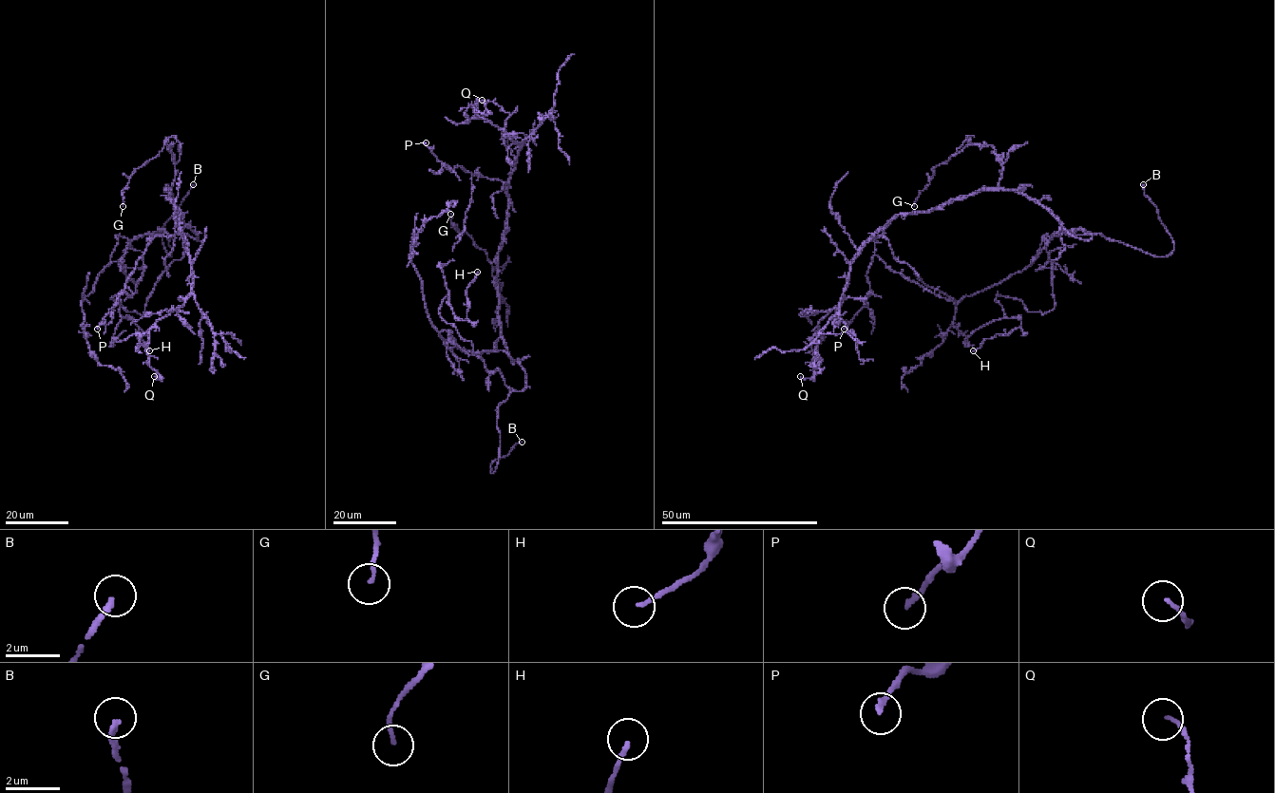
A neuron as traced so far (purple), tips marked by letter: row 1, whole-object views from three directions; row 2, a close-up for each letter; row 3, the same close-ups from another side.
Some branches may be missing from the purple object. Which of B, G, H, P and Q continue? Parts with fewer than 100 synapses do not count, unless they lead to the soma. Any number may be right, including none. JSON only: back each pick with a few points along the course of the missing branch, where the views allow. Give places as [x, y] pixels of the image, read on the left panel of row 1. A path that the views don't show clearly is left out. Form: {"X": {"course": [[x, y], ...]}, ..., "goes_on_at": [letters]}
{"B": {"course": [[193, 184], [212, 160], [214, 148], [219, 141], [234, 132], [258, 104], [271, 100], [269, 98]]}, "goes_on_at": ["B"]}

